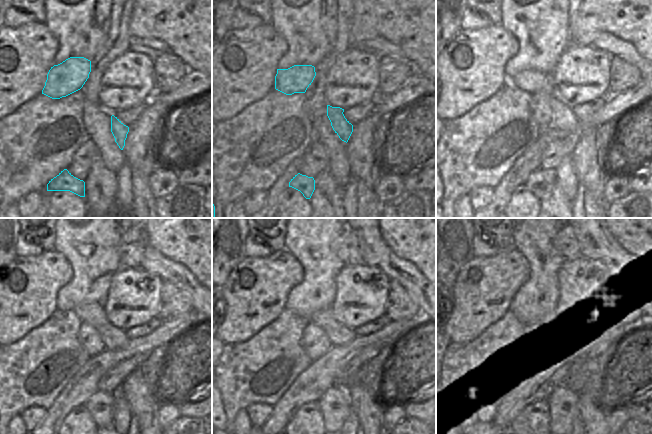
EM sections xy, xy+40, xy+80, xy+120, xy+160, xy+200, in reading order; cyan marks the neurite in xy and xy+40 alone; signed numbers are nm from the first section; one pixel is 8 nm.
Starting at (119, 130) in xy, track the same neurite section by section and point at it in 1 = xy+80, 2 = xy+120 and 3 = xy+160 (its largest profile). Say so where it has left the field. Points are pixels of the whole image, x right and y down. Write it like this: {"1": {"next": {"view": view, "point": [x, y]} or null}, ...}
{"1": {"next": {"view": "xy+80", "point": [564, 119]}}, "2": {"next": {"view": "xy+120", "point": [94, 314]}}, "3": {"next": {"view": "xy+160", "point": [338, 334]}}}

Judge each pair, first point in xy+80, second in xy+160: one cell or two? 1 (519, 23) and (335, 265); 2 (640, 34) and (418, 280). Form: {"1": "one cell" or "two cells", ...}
{"1": "one cell", "2": "two cells"}

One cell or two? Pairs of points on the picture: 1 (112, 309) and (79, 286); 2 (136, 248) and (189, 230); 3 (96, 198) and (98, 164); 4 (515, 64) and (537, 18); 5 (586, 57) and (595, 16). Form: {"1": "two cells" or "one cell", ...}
{"1": "two cells", "2": "one cell", "3": "one cell", "4": "one cell", "5": "two cells"}

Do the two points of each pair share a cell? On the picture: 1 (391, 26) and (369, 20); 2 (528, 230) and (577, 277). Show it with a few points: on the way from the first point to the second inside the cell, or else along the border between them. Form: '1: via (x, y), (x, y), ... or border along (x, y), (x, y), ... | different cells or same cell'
1: via (386, 21), (374, 20) | same cell
2: border along (565, 261), (557, 274), (558, 286) | different cells

